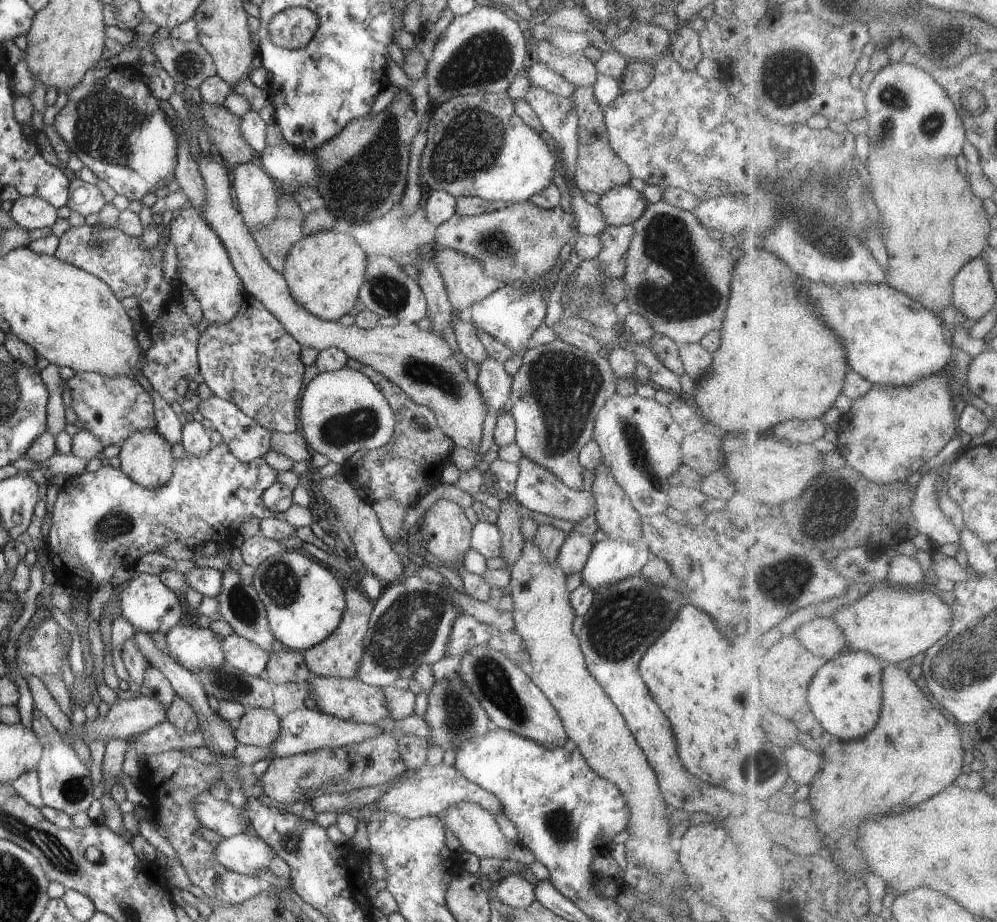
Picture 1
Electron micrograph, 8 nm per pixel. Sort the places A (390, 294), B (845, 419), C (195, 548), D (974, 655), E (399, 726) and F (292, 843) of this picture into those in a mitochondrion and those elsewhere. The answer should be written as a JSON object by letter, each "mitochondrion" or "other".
{"A":"mitochondrion","B":"other","C":"other","D":"mitochondrion","E":"other","F":"mitochondrion"}

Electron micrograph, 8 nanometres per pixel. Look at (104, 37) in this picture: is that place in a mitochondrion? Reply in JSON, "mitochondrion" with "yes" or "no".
{"mitochondrion":"no"}

